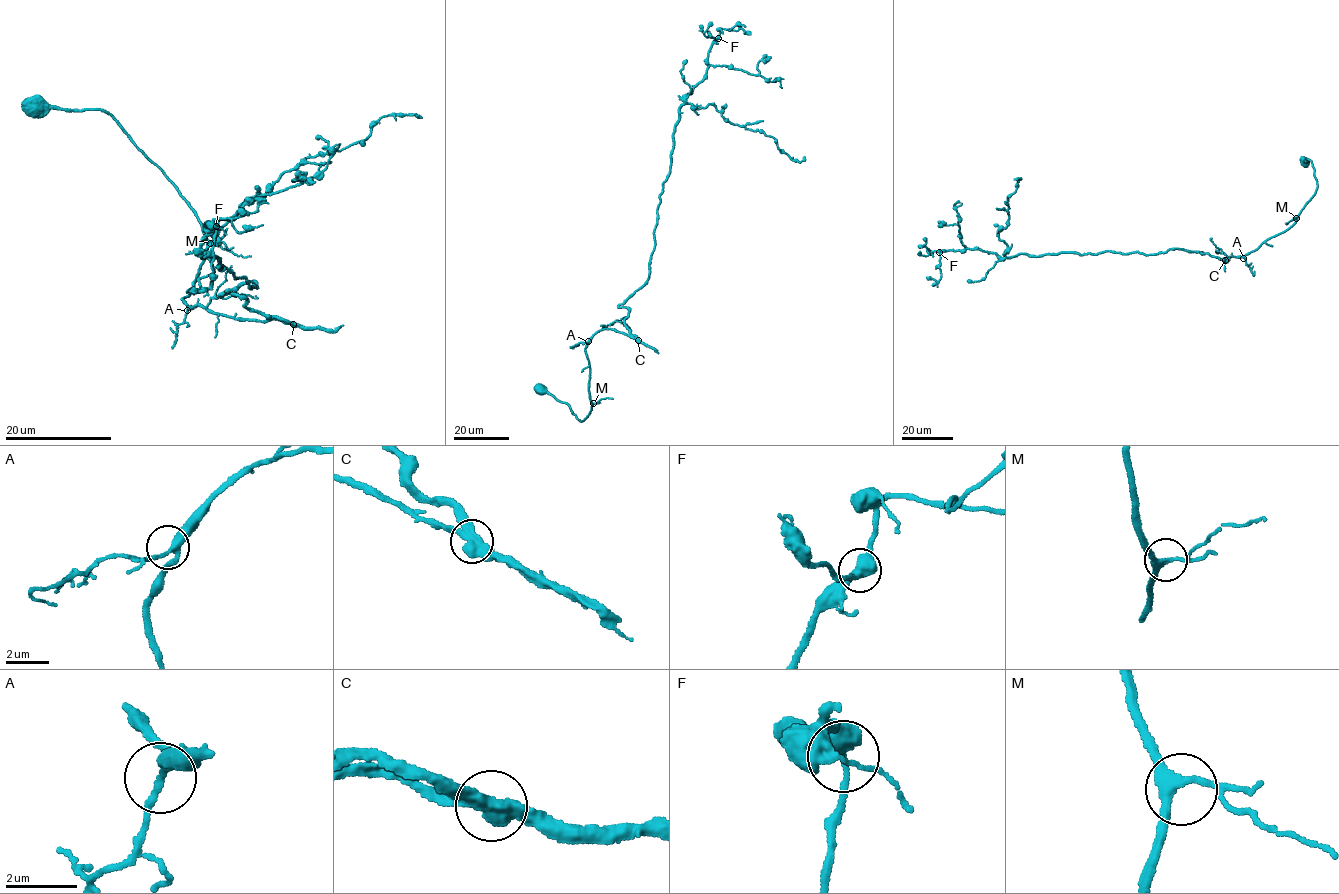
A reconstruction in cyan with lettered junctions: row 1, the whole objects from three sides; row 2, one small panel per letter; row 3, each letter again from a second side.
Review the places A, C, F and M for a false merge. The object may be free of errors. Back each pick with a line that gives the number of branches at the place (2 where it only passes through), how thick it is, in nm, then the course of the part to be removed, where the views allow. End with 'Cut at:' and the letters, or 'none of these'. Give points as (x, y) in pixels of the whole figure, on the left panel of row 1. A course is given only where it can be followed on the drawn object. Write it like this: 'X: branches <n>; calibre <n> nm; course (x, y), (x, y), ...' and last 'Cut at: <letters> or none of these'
Cut at: none of these

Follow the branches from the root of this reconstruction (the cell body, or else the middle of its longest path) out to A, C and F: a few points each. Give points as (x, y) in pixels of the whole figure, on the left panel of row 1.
A: (35, 108), (104, 111), (173, 184), (197, 217), (207, 245), (189, 294), (182, 299), (187, 310)
C: (35, 108), (104, 111), (173, 184), (207, 245), (183, 298), (188, 307), (293, 324)
F: (35, 108), (104, 111), (173, 184), (188, 307), (270, 319), (220, 296), (257, 287), (195, 250), (216, 226)

